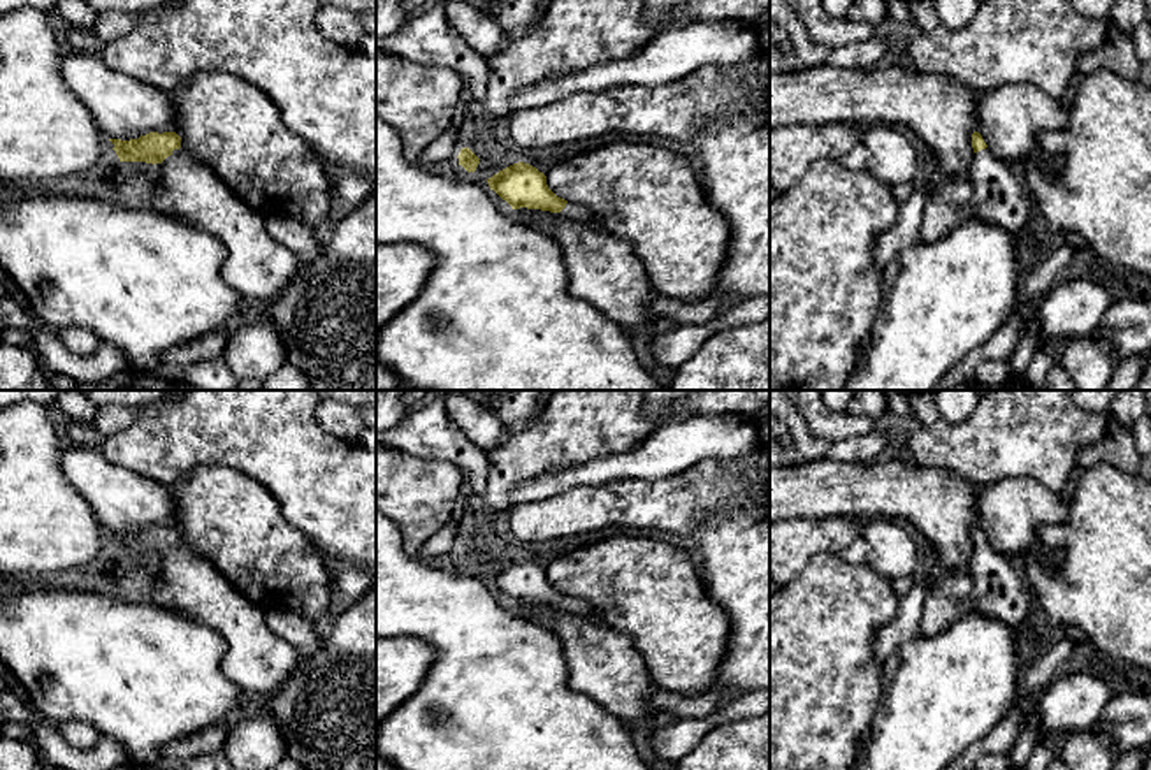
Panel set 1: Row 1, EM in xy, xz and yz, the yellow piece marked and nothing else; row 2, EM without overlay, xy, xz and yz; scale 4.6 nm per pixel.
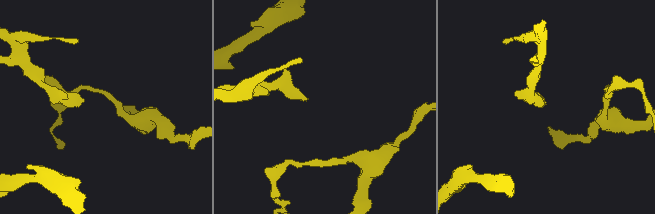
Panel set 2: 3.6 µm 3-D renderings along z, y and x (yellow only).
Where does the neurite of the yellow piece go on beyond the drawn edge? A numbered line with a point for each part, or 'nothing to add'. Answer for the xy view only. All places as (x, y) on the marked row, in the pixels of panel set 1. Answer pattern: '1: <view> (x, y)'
1: xy (257, 266)

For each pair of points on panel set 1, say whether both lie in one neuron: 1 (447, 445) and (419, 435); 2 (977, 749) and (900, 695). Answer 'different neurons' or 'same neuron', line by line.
1: same neuron
2: different neurons

